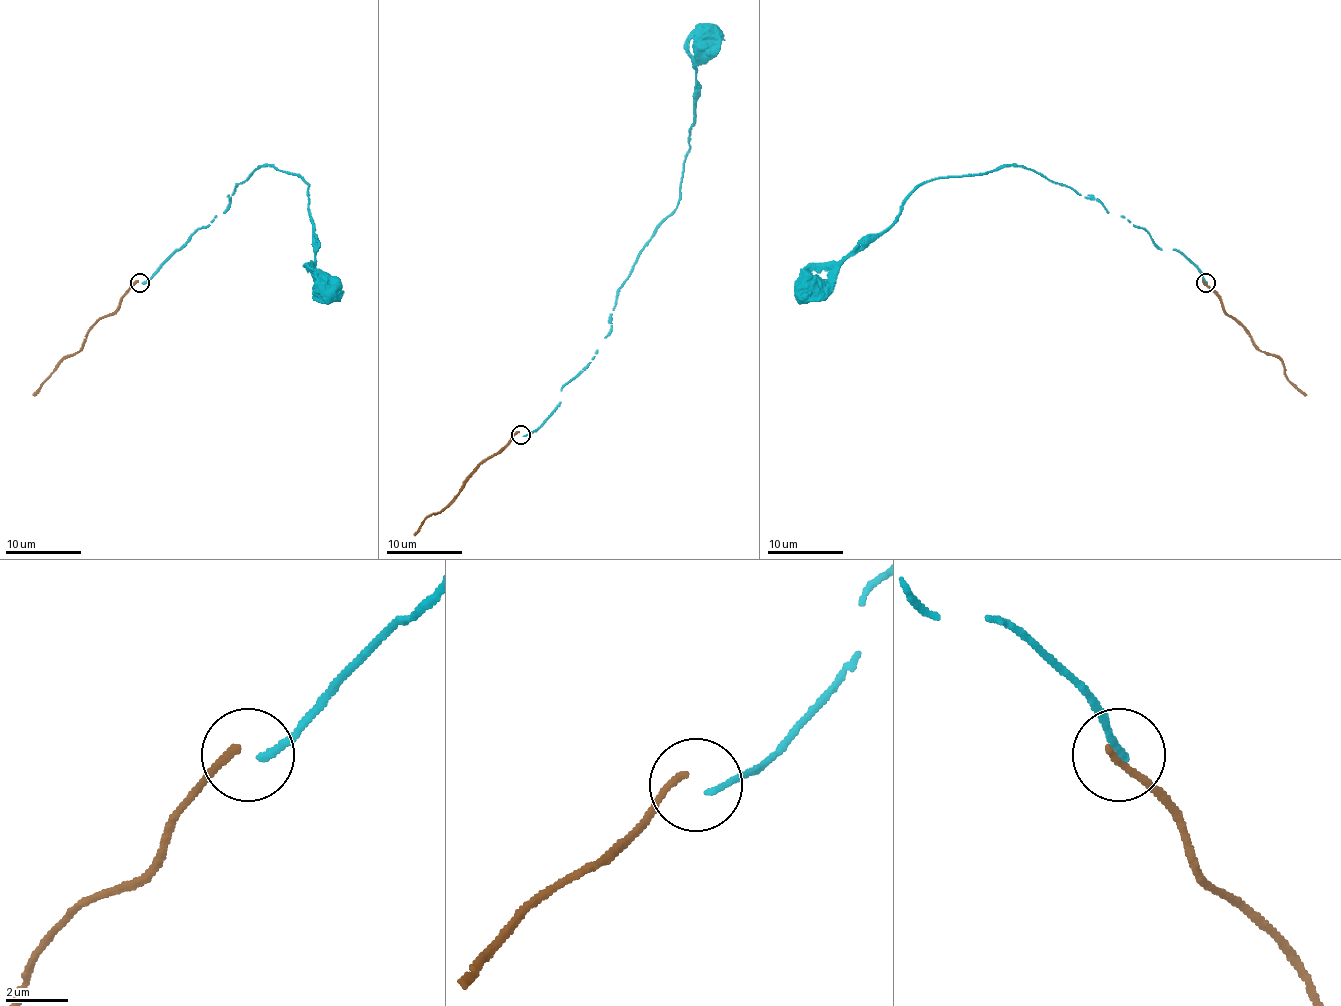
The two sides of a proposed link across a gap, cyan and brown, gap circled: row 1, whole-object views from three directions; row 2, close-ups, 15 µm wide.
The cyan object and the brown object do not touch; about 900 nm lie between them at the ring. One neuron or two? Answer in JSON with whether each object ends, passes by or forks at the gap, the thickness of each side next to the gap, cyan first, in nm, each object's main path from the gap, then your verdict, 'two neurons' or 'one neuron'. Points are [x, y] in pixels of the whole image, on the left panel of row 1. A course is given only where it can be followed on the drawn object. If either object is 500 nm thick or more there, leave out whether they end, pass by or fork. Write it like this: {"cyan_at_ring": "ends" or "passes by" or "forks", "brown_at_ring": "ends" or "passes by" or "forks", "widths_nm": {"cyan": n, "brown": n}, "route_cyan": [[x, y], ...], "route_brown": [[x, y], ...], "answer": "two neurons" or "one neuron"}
{"cyan_at_ring": "ends", "brown_at_ring": "ends", "widths_nm": {"cyan": 200, "brown": 240}, "route_cyan": [[142, 282], [224, 212], [258, 167], [273, 165], [309, 186], [315, 277], [324, 290]], "route_brown": [[138, 282], [119, 299], [112, 313], [104, 315], [87, 332], [85, 343], [60, 362], [34, 394]], "answer": "two neurons"}

